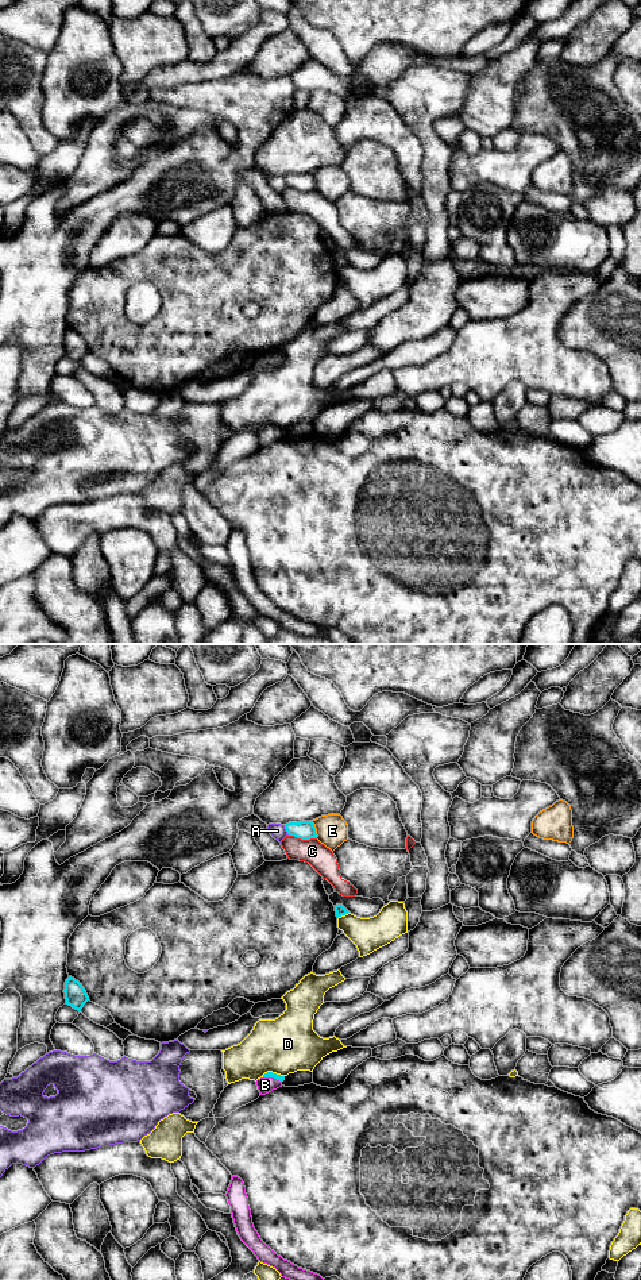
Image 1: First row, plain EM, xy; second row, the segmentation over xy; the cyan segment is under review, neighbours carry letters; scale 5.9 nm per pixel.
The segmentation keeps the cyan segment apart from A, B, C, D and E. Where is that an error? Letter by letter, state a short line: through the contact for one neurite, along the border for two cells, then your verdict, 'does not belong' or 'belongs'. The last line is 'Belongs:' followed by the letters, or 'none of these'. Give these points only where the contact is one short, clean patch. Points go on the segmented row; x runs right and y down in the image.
A: line xy (284, 825), (289, 835); does not belong
B: line xy (280, 1078), (273, 1076), (265, 1084); belongs
C: does not belong
D: does not belong
E: line xy (311, 821), (316, 837); does not belong
Belongs: B

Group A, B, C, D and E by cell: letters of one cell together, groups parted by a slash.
A / B / C / D / E

